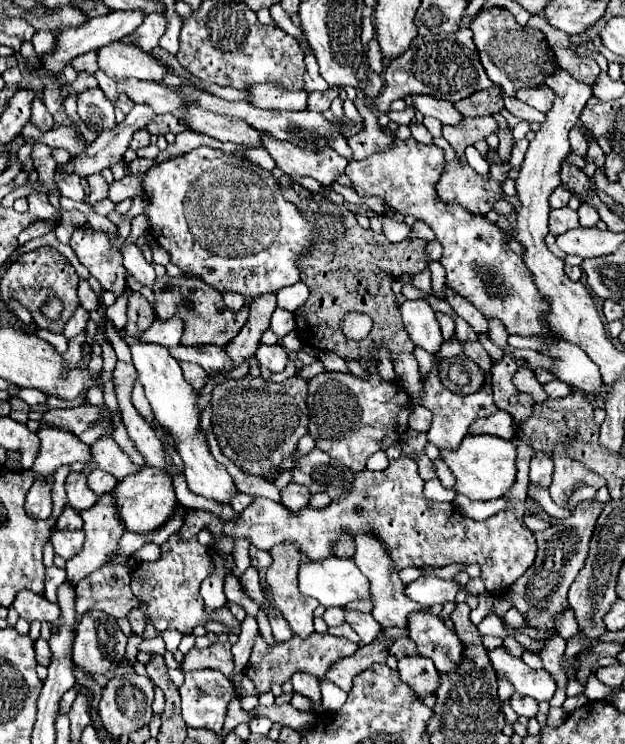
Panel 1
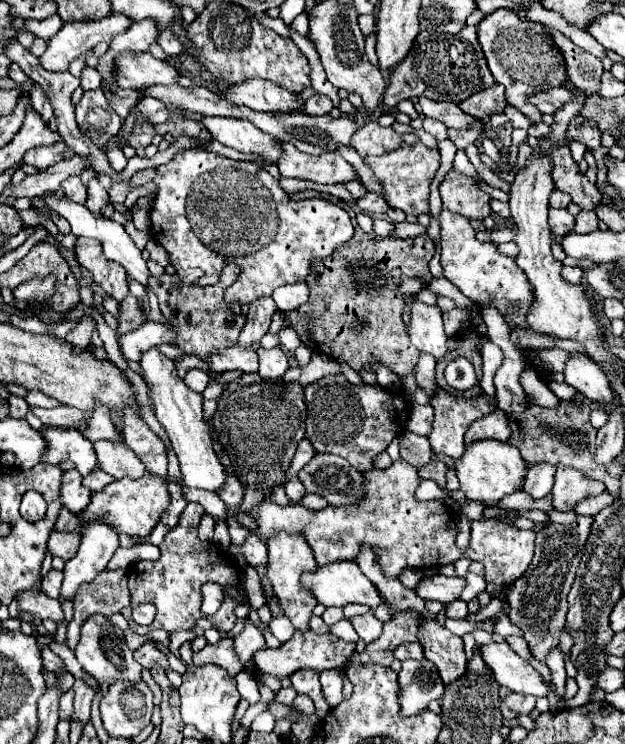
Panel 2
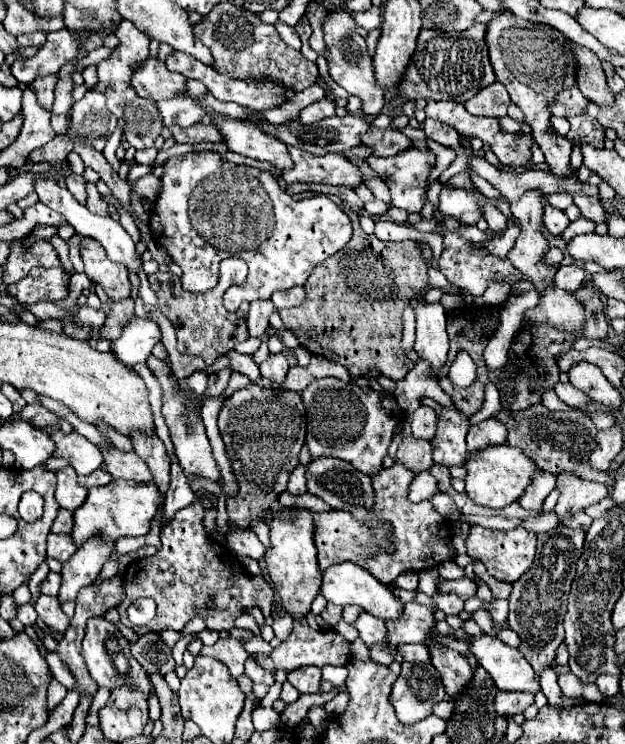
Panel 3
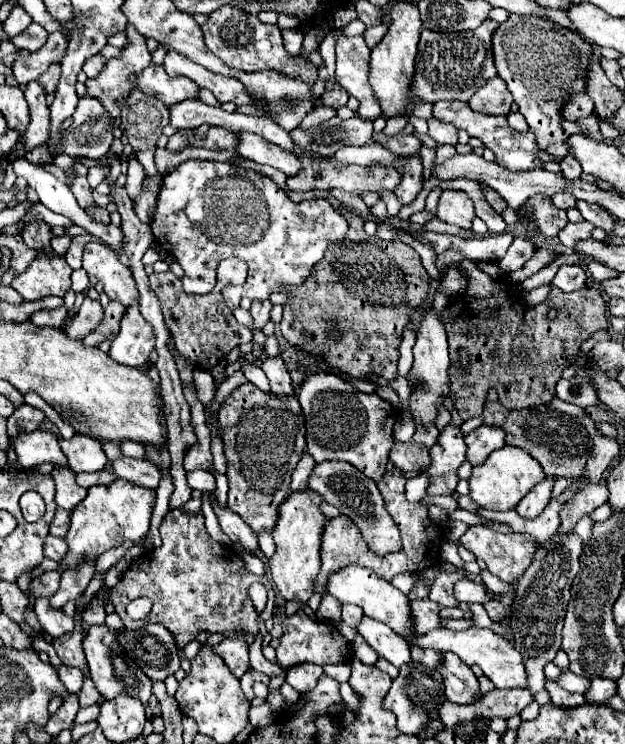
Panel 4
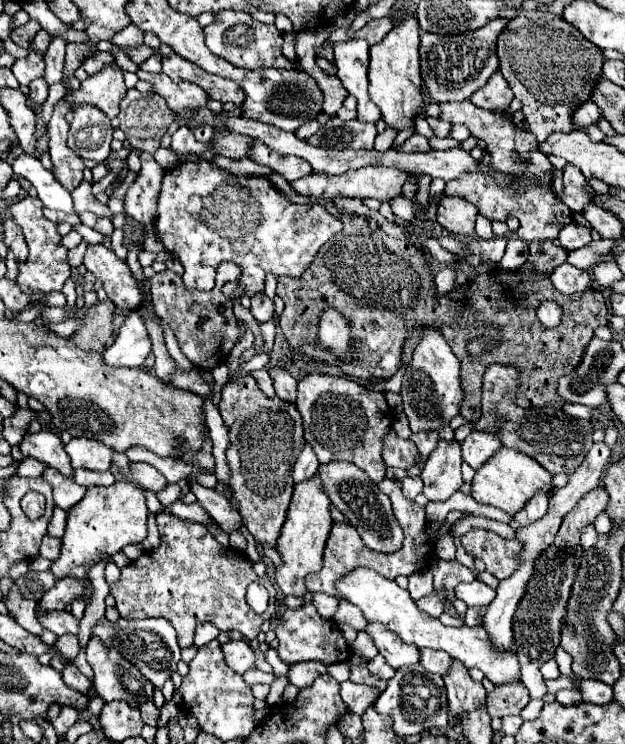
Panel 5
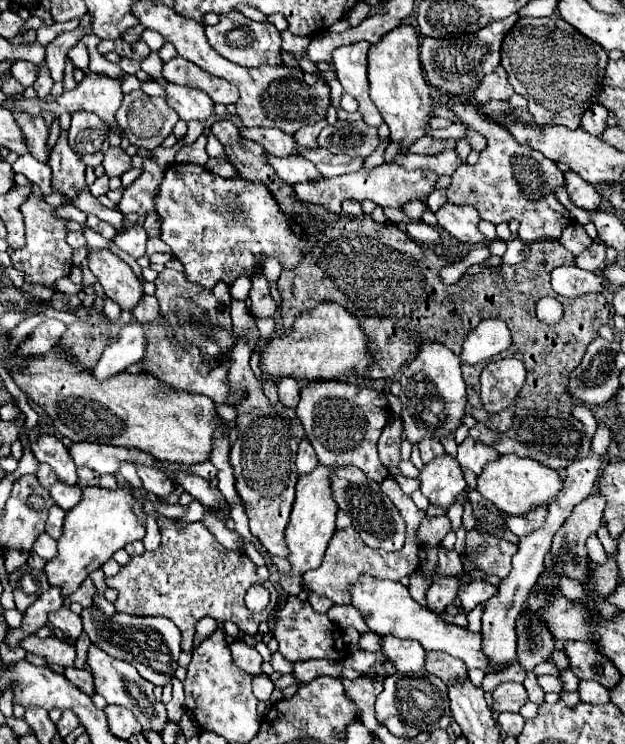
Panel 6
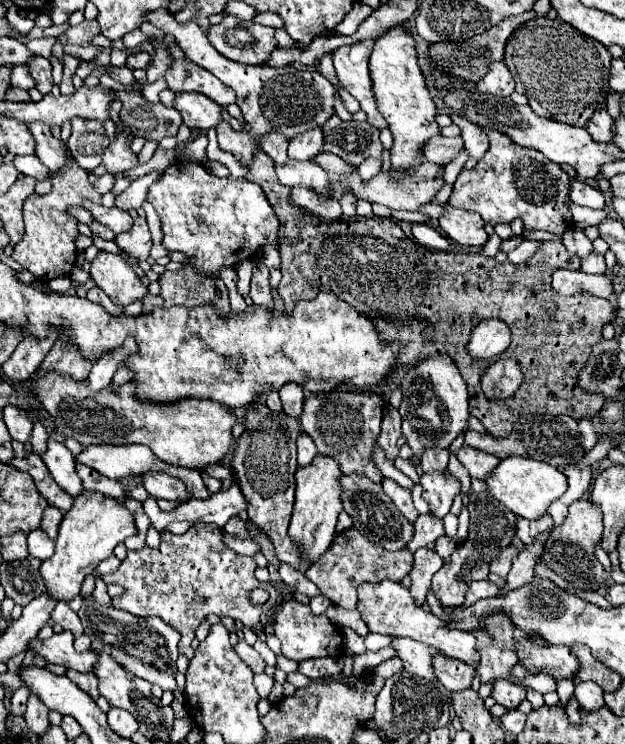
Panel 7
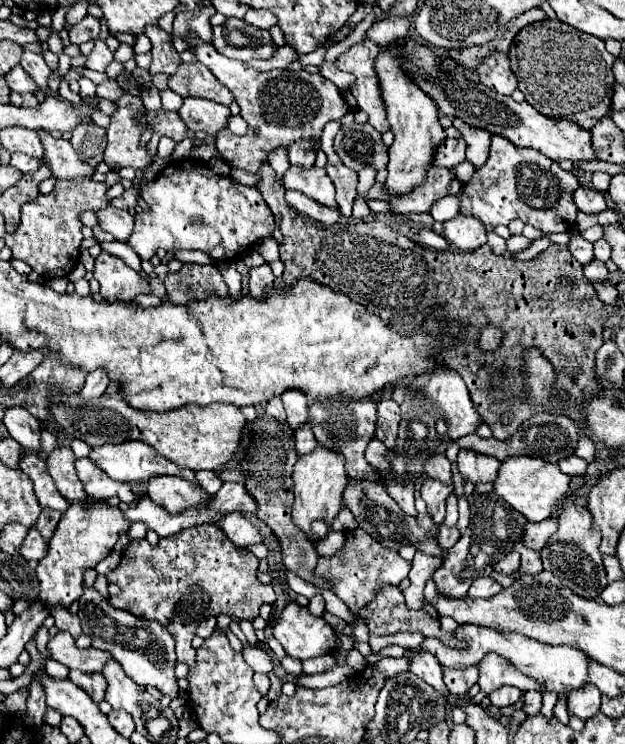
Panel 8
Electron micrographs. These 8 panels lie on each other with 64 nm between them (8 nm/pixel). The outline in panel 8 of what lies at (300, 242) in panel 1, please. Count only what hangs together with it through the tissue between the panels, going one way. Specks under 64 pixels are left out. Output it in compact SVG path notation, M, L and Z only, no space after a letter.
M172 160L154 182L148 182L142 190L142 198L150 204L148 211L142 211L135 215L135 224L128 244L130 248L140 254L142 260L150 260L158 248L164 250L202 250L206 252L214 262L224 260L238 260L244 252L248 252L256 242L264 238L272 238L272 232L276 228L274 216L264 202L262 194L254 186L244 186L228 176L216 174L212 168L198 160Z

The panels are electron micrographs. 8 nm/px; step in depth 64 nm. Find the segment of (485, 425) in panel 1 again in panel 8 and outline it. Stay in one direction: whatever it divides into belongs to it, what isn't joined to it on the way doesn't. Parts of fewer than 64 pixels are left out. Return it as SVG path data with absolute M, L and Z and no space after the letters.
M460 450L458 452L458 470L460 474L470 480L472 484L476 482L492 482L496 480L496 470L500 468L500 462L492 456L478 454L472 450Z

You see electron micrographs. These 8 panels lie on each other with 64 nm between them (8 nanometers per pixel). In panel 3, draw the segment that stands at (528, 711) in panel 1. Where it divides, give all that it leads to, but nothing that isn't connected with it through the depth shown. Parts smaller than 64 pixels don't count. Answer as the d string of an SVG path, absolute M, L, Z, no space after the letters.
M498 692L496 694L498 716L522 714L530 704L534 704L534 694L526 694L526 692Z

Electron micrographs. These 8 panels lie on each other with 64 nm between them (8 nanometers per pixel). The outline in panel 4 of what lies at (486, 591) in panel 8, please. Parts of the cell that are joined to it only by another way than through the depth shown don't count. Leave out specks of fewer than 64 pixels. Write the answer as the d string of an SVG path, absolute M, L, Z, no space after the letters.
M462 578L454 584L454 596L458 602L468 602L468 604L484 604L488 602L488 594L486 594L486 586L484 584L476 584L470 578Z

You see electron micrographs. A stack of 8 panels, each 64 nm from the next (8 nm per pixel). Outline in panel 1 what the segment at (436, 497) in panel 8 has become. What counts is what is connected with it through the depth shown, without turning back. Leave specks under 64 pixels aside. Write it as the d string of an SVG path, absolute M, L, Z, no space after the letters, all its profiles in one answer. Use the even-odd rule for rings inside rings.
M438 364L432 366L432 370L428 372L428 378L422 380L422 398L417 402L428 408L433 414L429 431L427 432L428 441L438 448L458 448L462 438L468 434L470 424L476 418L488 418L492 412L496 412L496 404L492 400L492 388L488 384L484 384L478 392L462 396L462 394L454 394L450 392L438 378ZM438 384L438 386L436 386Z

